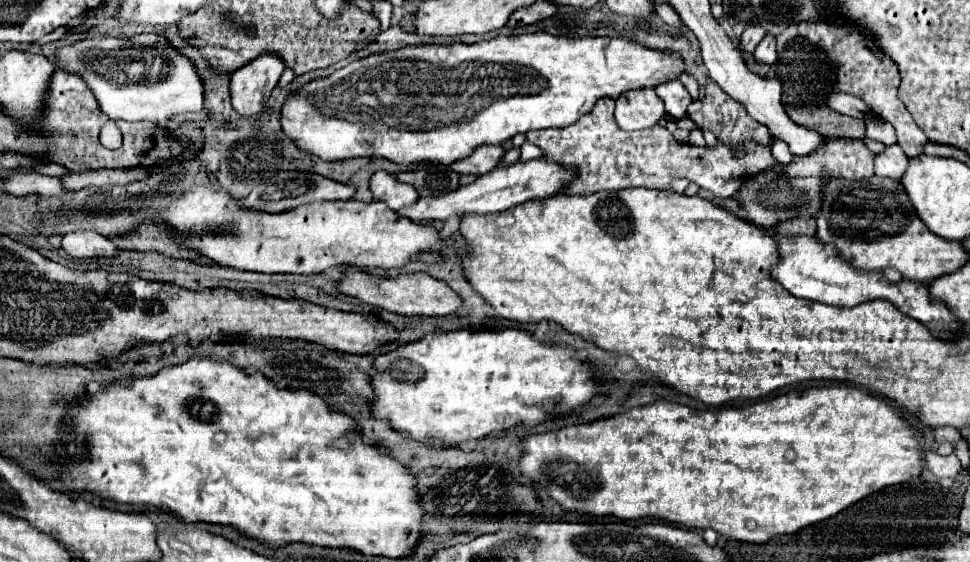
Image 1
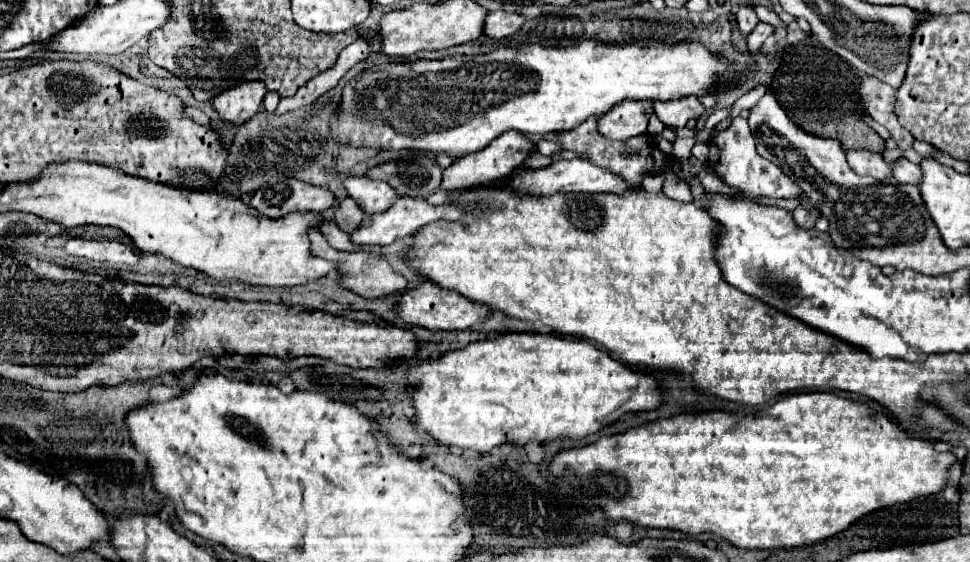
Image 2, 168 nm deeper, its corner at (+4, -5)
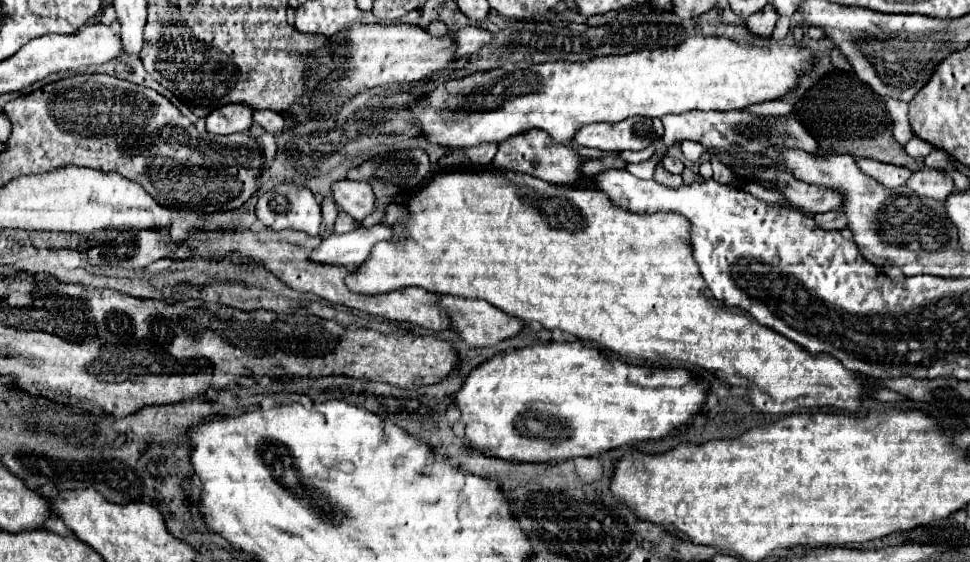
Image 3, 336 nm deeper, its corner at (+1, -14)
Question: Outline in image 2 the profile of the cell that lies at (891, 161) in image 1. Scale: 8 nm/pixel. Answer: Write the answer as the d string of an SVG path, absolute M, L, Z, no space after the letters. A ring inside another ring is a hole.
M898 160L894 162L894 176L898 182L904 182L904 184L918 184L922 180L922 168L918 164L912 164L908 160Z

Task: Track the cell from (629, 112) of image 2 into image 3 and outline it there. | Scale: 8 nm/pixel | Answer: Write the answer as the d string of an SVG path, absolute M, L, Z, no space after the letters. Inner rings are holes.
M629 117L621 123L597 123L585 125L577 135L575 141L585 147L595 147L605 153L617 153L623 149L639 151L645 149L655 139L649 119L643 117Z

